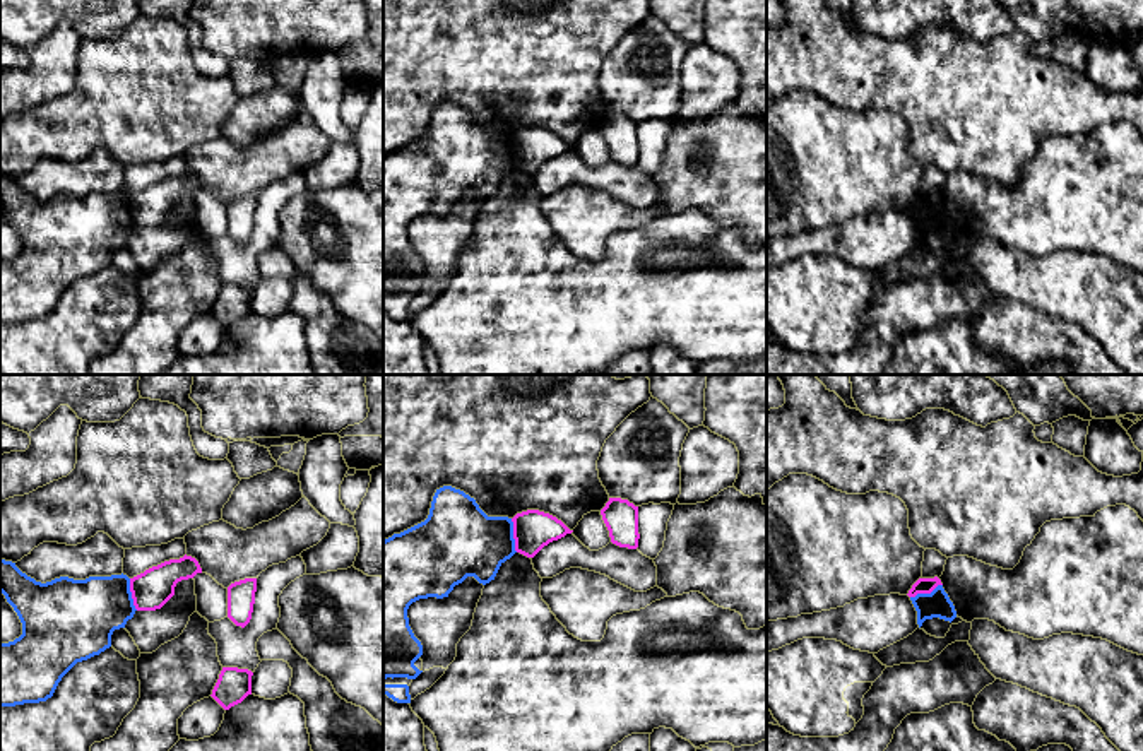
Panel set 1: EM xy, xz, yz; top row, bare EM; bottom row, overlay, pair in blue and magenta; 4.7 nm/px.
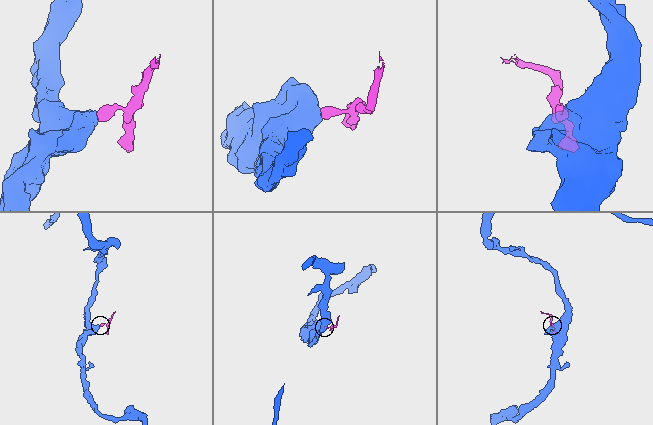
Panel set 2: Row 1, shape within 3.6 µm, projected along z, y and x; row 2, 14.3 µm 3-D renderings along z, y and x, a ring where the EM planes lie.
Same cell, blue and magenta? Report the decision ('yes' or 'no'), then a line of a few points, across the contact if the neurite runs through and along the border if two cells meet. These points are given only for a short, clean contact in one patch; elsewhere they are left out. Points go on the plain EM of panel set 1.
no | xz (510, 136), (517, 168)

